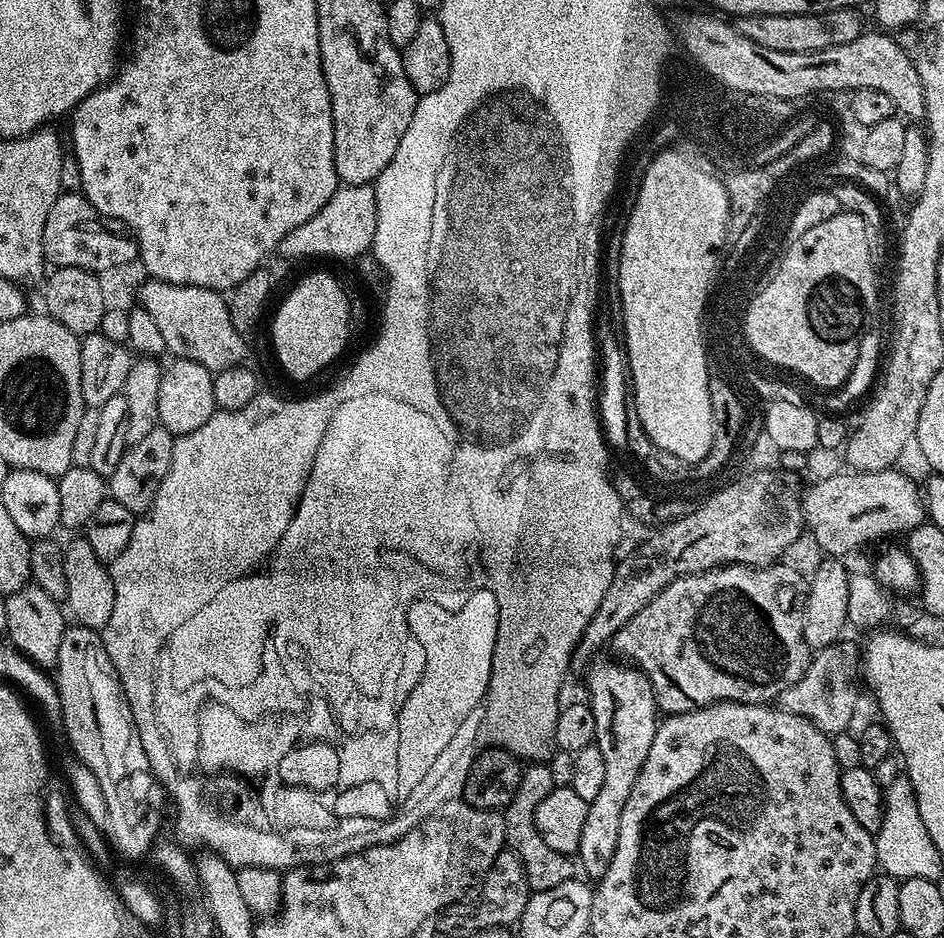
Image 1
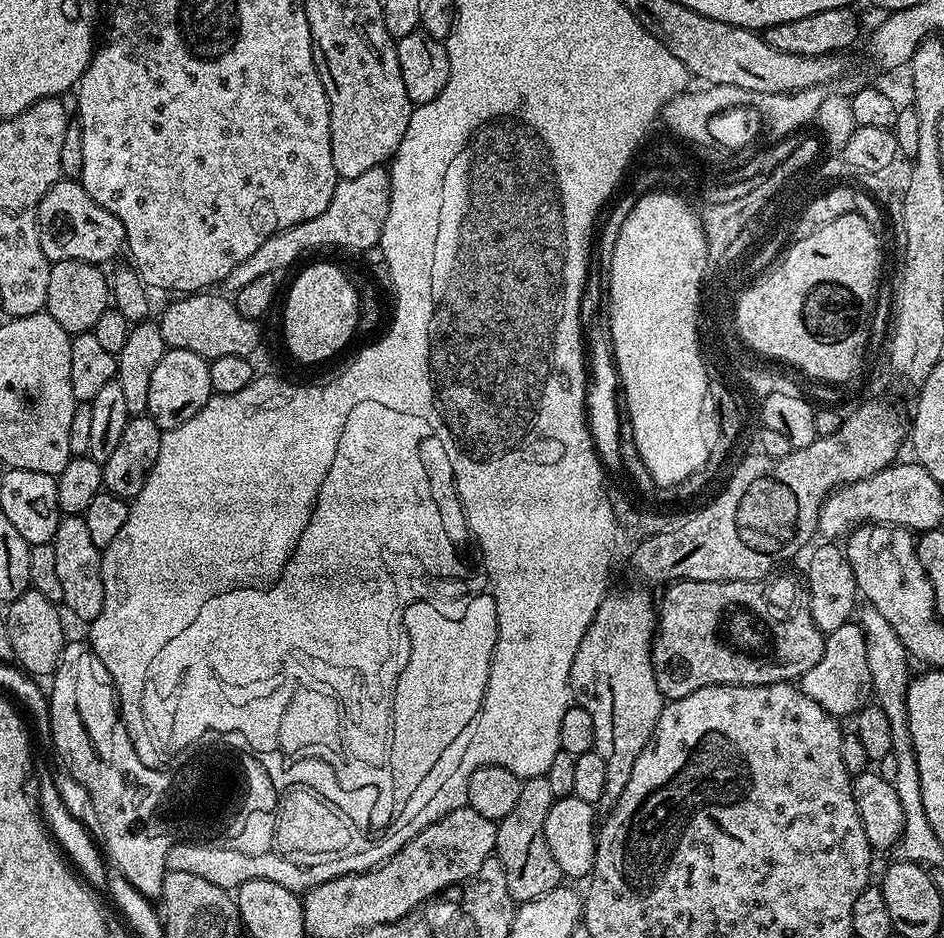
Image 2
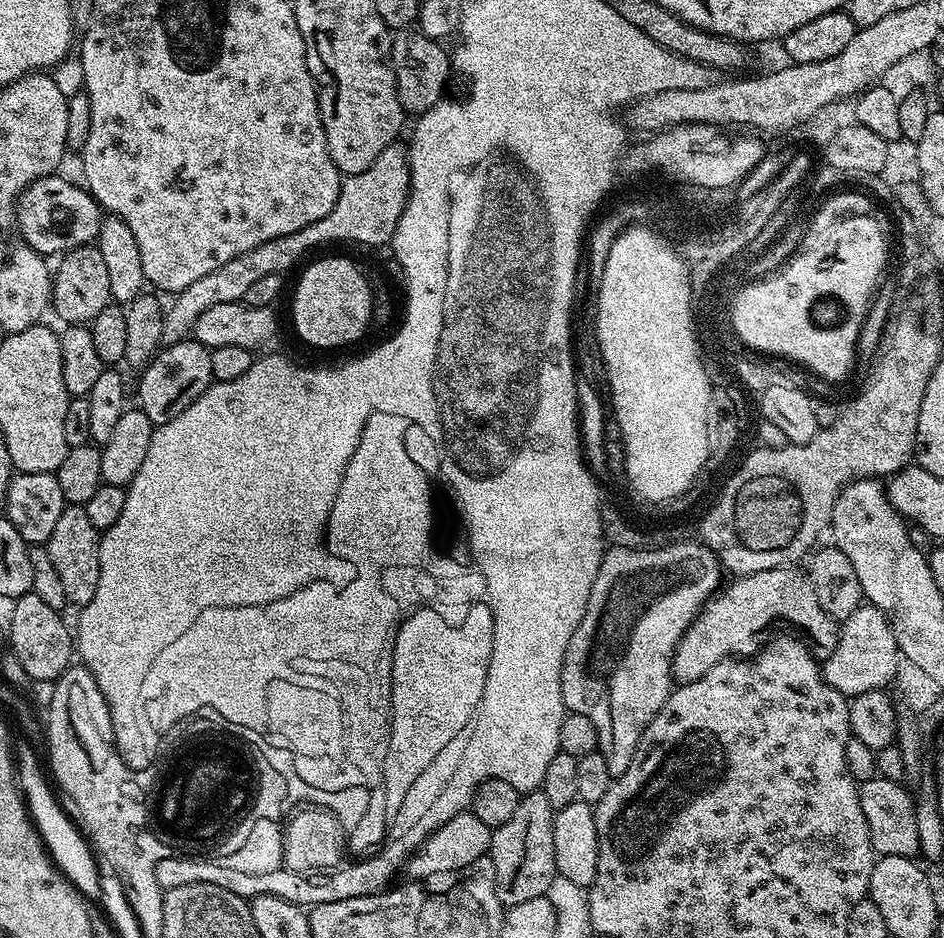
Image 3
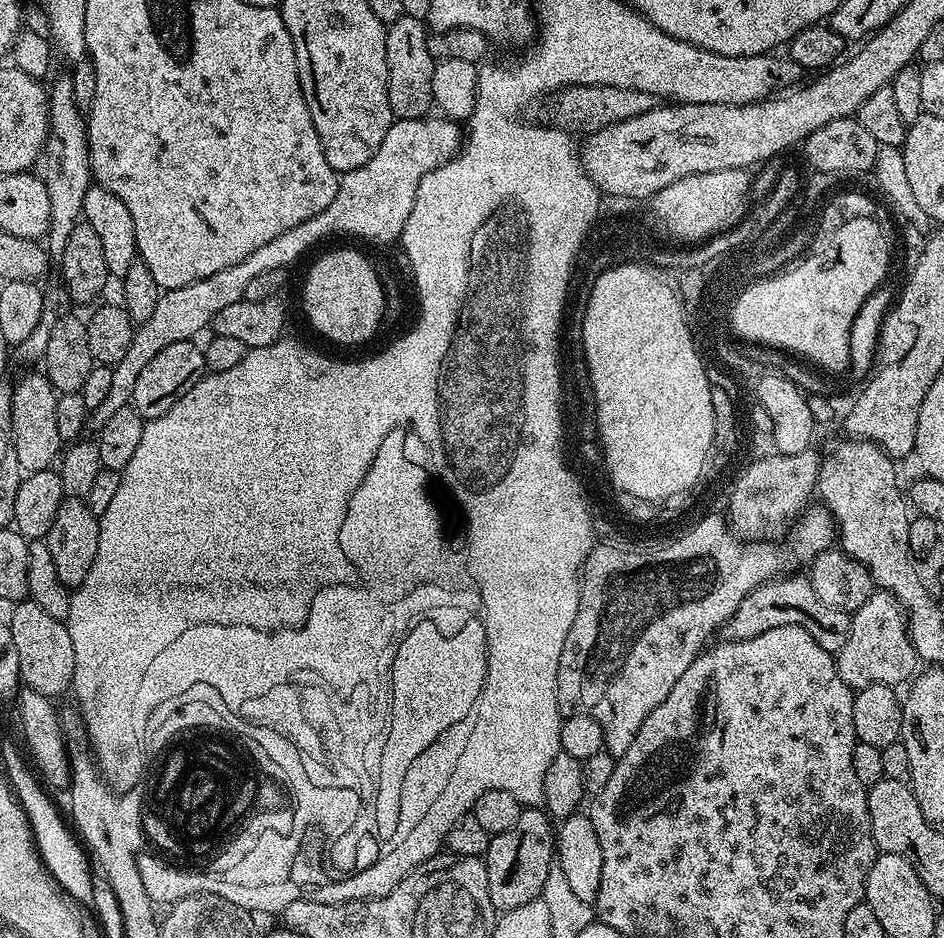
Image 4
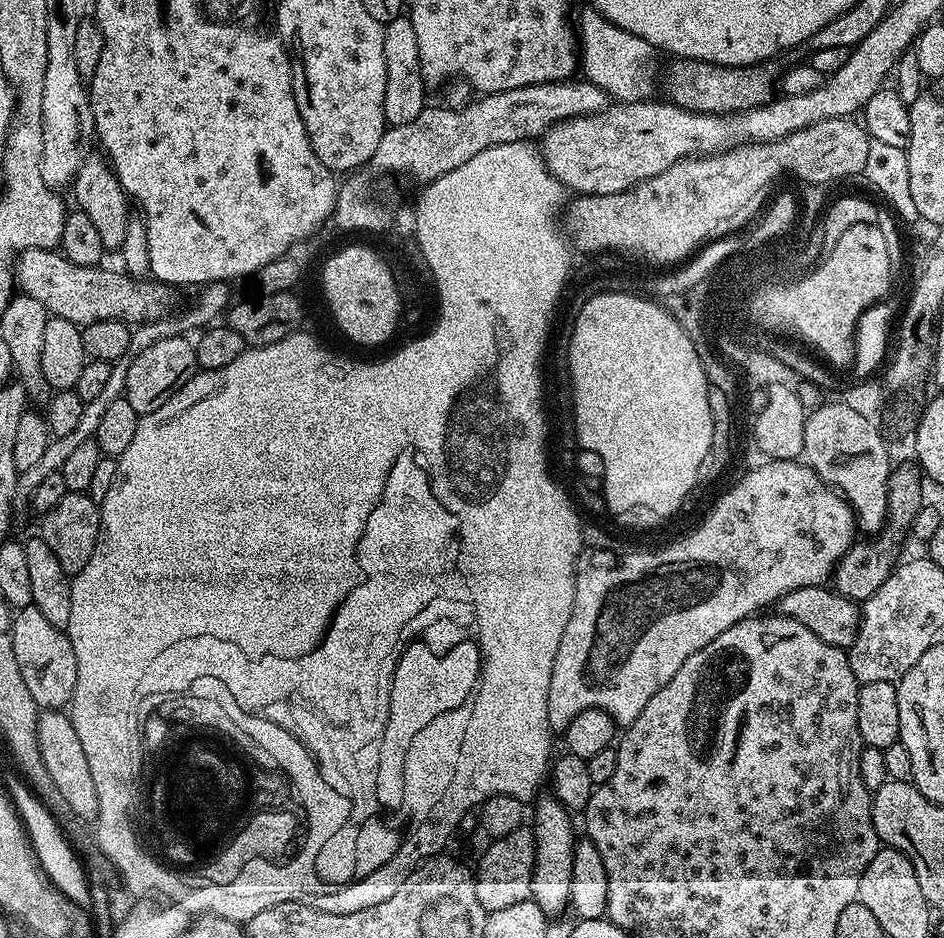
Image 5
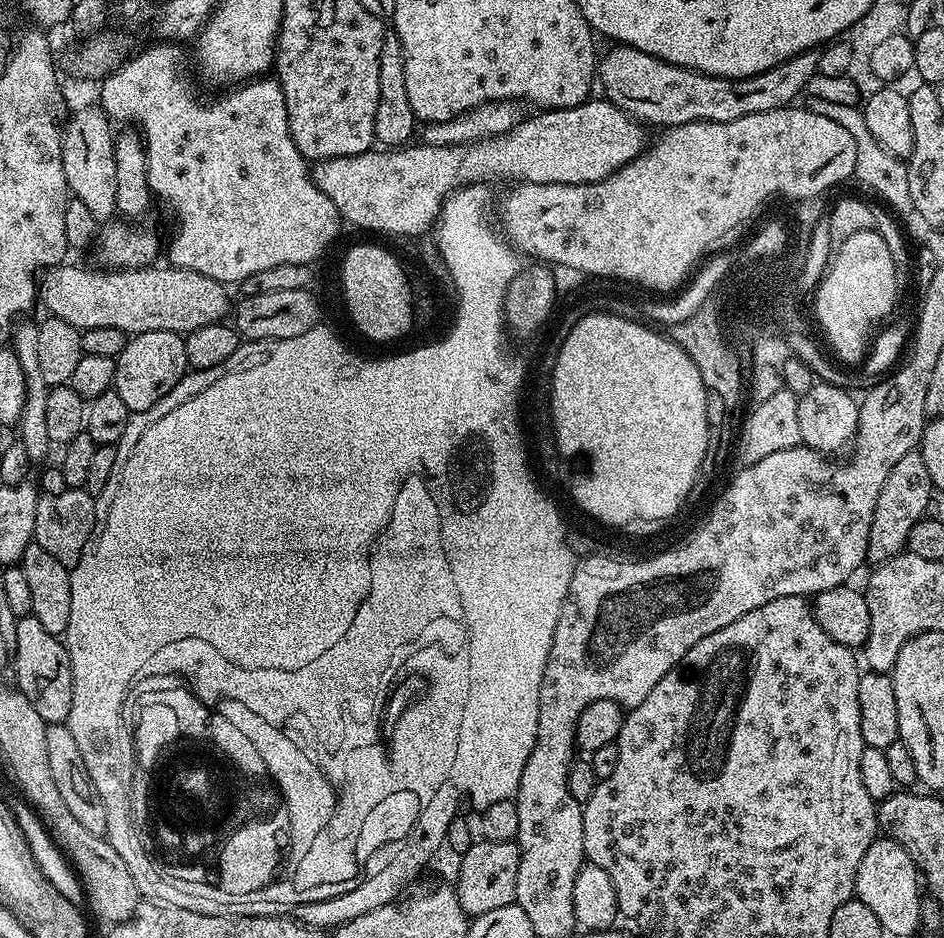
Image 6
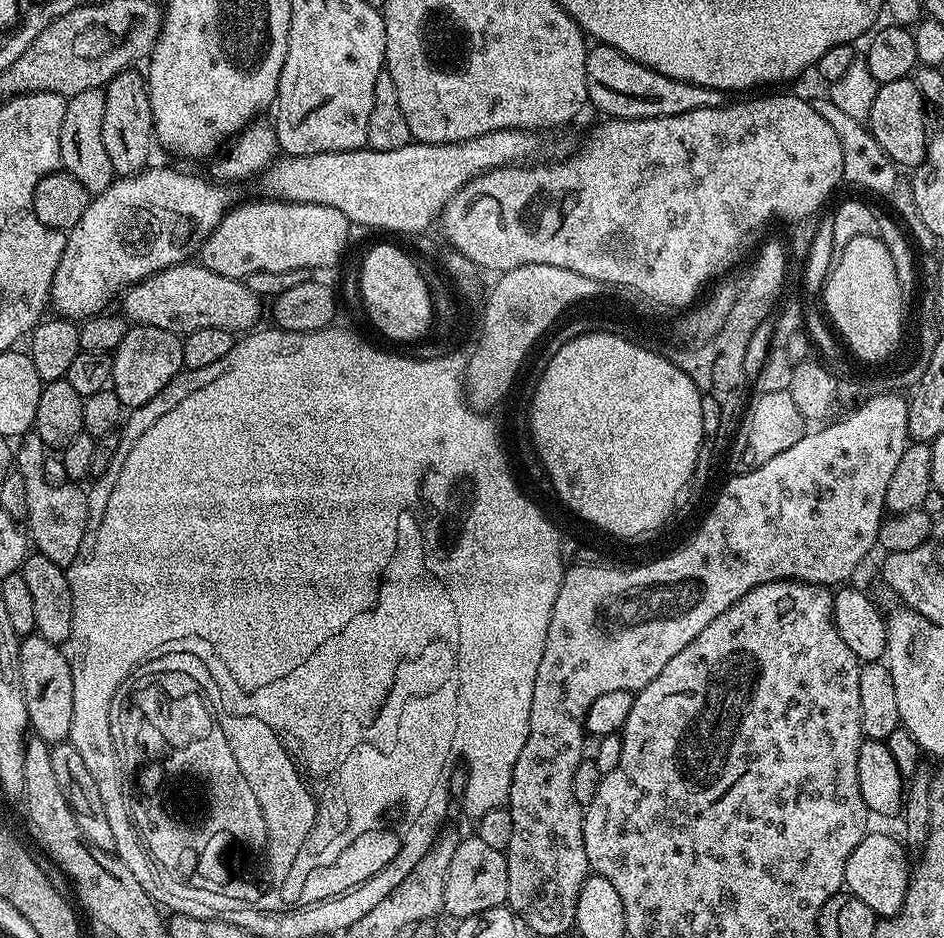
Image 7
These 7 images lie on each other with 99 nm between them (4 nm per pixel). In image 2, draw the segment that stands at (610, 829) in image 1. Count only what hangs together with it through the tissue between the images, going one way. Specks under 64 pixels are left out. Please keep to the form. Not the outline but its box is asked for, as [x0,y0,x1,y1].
[568,588,666,801]

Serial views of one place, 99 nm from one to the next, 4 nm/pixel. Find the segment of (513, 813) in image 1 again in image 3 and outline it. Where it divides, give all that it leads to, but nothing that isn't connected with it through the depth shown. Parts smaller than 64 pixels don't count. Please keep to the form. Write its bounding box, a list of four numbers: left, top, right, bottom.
[490,790,558,909]

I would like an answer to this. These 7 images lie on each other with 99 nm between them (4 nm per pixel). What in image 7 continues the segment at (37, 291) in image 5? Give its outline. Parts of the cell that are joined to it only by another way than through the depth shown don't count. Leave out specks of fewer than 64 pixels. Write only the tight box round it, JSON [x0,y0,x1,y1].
[123,262,262,334]

